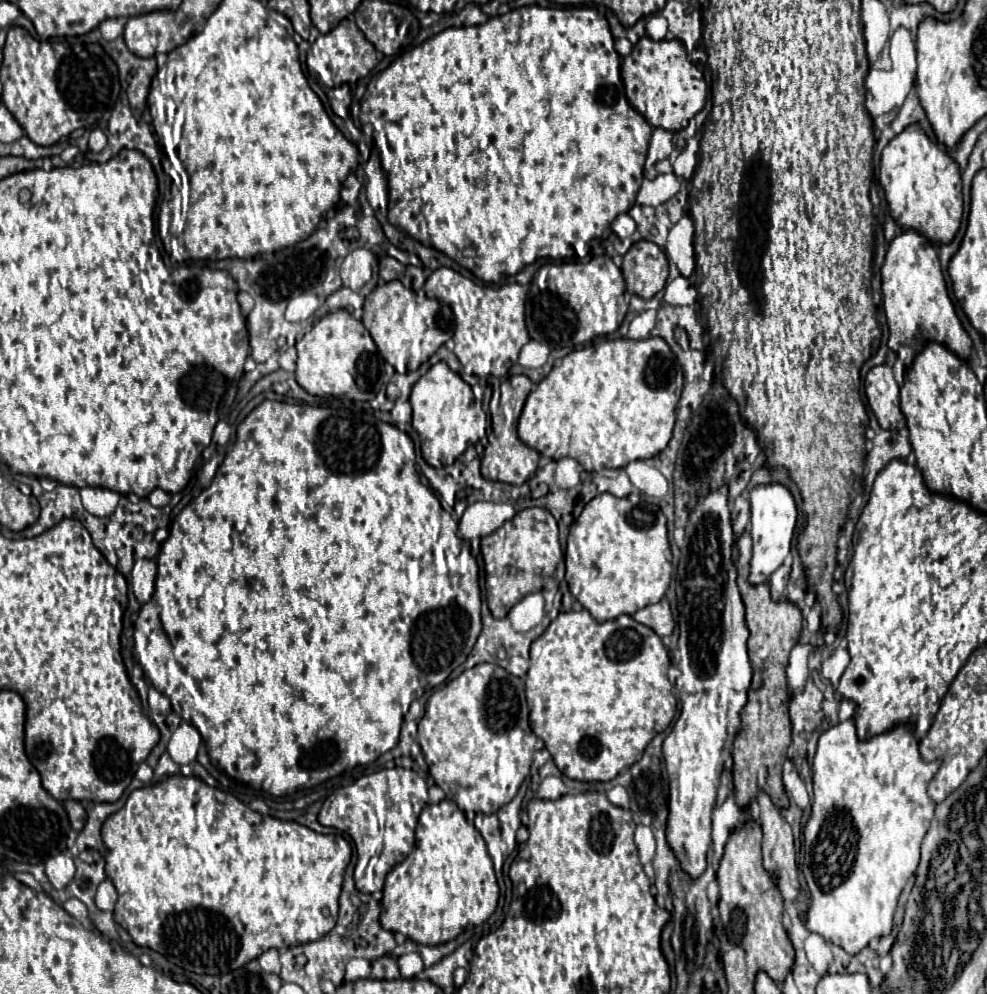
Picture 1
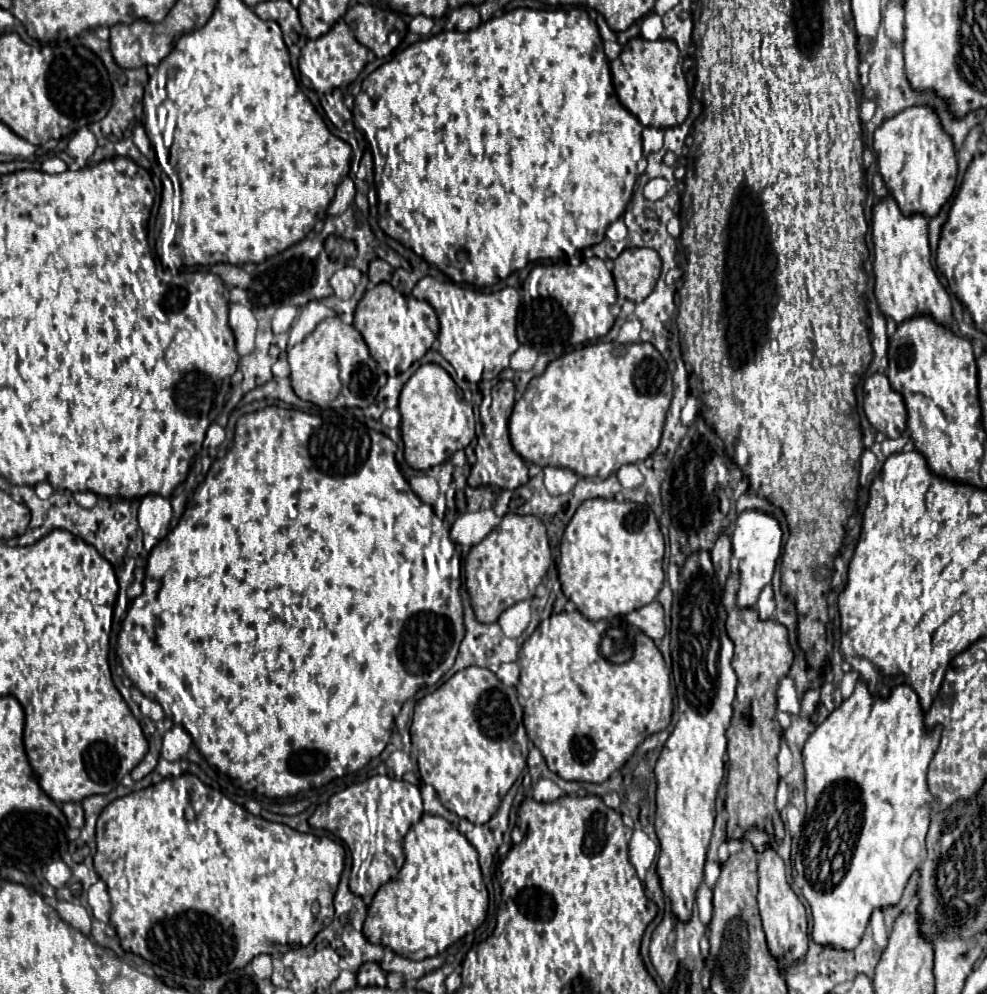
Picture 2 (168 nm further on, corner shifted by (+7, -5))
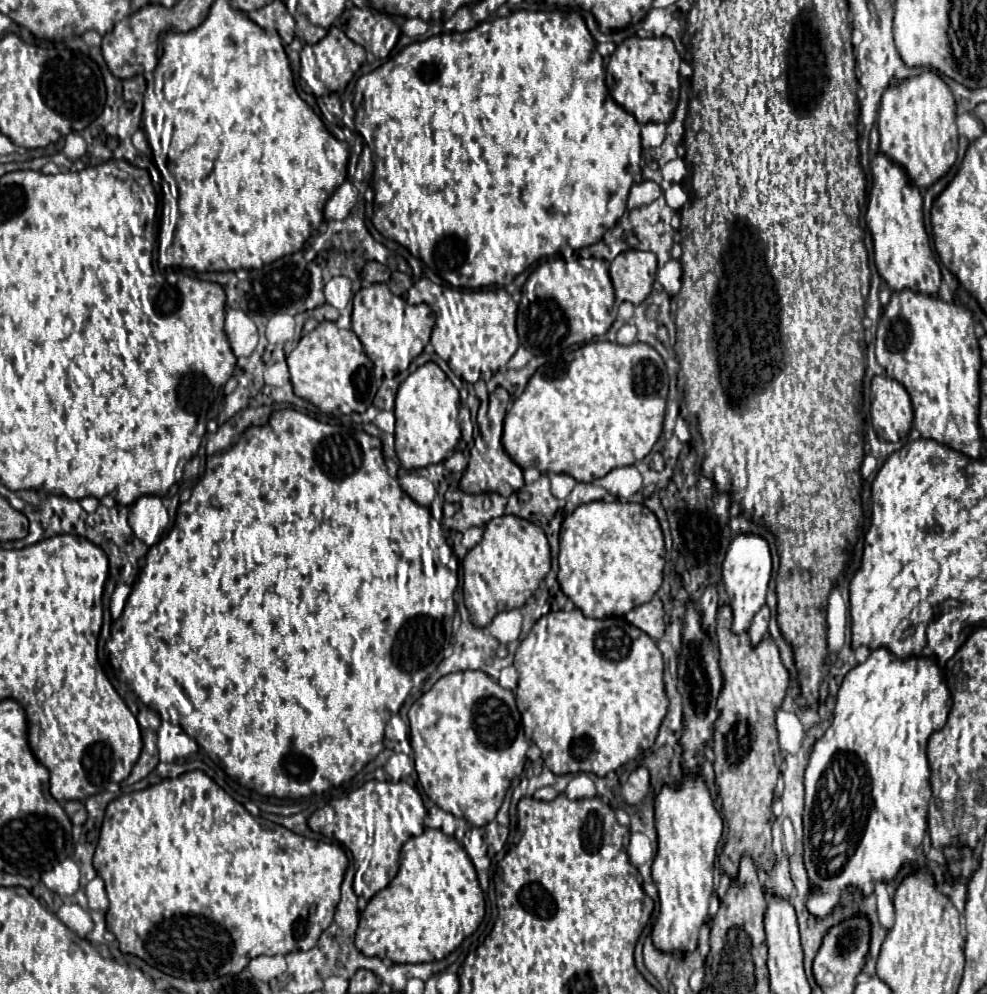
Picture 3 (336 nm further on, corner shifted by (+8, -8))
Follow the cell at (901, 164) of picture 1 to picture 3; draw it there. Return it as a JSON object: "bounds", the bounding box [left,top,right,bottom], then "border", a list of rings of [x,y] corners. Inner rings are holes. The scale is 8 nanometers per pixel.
{"bounds":[877,70,957,188],"border":[[[929,70],[913,78],[893,80],[889,88],[883,92],[879,114],[877,114],[877,128],[881,134],[881,150],[893,160],[899,162],[907,174],[911,174],[911,182],[921,188],[931,186],[937,178],[947,174],[947,170],[955,164],[957,158],[957,126],[955,126],[955,98],[951,88],[945,80]]]}

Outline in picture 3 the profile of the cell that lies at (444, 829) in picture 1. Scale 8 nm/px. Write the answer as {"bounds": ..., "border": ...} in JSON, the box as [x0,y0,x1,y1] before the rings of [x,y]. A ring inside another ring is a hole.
{"bounds":[355,828,485,964],"border":[[[427,828],[421,836],[405,842],[401,850],[401,868],[397,876],[389,882],[387,888],[377,892],[367,908],[359,916],[359,928],[355,936],[355,946],[365,956],[389,958],[397,964],[419,964],[419,962],[435,962],[443,960],[451,954],[463,938],[471,936],[485,916],[485,898],[479,880],[475,874],[475,866],[467,858],[467,852],[453,836],[443,834],[441,830]]]}

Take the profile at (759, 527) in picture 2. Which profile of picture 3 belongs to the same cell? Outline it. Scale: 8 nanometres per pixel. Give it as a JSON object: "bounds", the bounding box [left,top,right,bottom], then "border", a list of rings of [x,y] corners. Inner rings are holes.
{"bounds":[721,534,771,634],"border":[[[737,534],[727,550],[727,556],[723,560],[723,572],[721,572],[721,580],[729,596],[729,606],[733,610],[733,626],[731,626],[733,634],[747,632],[753,616],[765,604],[769,578],[771,578],[771,554],[767,542],[755,534]]]}

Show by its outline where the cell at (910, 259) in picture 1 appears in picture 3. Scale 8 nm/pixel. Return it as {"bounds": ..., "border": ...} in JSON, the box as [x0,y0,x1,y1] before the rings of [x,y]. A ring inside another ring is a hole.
{"bounds":[867,152,941,294],"border":[[[877,152],[871,160],[873,188],[867,206],[867,226],[873,236],[875,264],[881,278],[889,284],[891,292],[903,288],[919,290],[921,294],[937,294],[941,284],[941,270],[931,252],[929,236],[923,224],[923,198],[921,190],[911,184],[903,166],[893,162],[887,154]]]}

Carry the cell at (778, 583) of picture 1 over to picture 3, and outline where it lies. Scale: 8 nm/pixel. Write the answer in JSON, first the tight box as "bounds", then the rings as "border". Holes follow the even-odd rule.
{"bounds":[747,606,769,646],"border":[[[763,606],[763,608],[755,614],[755,618],[753,618],[753,622],[751,622],[751,628],[749,628],[749,632],[747,632],[753,646],[757,646],[757,644],[765,638],[767,626],[769,626],[769,608]]]}

